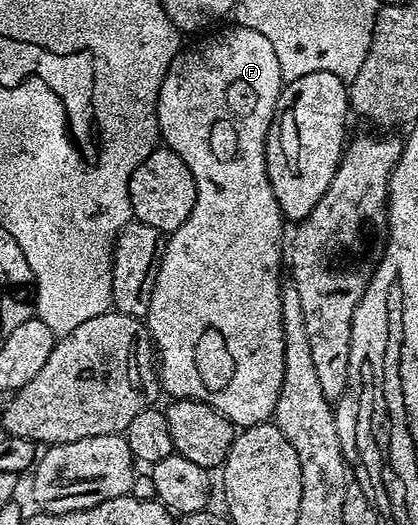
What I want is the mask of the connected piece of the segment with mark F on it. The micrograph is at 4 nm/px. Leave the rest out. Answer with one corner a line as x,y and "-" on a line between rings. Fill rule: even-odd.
231,26
228,32
206,36
202,37
204,40
200,44
195,44
192,48
184,47
179,55
173,58
165,74
165,82
161,82
157,98
157,118
162,143
173,149
181,158
181,162
185,162
185,166
189,166
189,174
193,174
193,182
197,186
197,198
189,218
178,230
170,233
166,241
161,266
157,270
157,282
153,286
153,298
149,298
145,323
151,332
151,342
157,353
157,371
162,391
166,395
168,392
168,397
176,400
205,402
221,414
225,414
225,418
229,418
232,424
244,429
270,421
274,417
277,398
281,394
281,378
285,378
285,330
281,320
281,279
279,280
279,267
282,264
284,267
285,264
285,217
277,206
277,198
273,194
273,186
267,173
267,135
285,81
281,74
281,66
277,62
277,53
264,36
257,34
257,30

